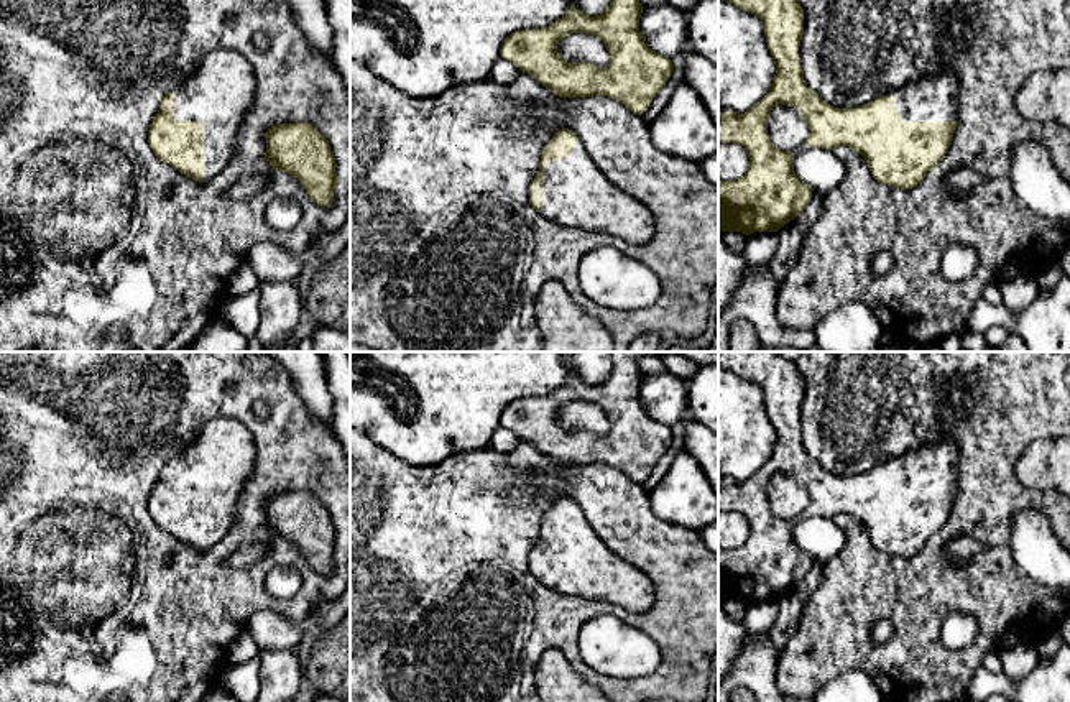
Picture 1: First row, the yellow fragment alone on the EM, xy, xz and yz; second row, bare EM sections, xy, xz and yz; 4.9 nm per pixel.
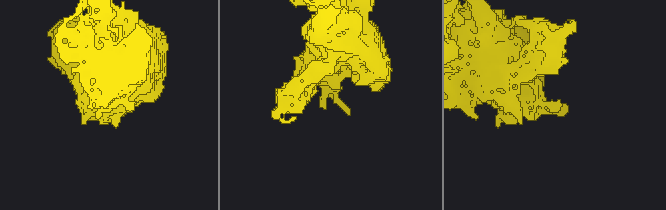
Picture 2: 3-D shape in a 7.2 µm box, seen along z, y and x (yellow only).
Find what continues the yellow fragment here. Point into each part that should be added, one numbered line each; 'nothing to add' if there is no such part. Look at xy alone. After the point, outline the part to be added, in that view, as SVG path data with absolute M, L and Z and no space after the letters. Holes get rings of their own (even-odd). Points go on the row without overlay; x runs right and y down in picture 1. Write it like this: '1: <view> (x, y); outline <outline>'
1: xy (221, 459); outline M219 416L171 459L178 490L205 492L204 549L214 547L230 529L240 492L253 473L255 455L250 427L235 418Z

